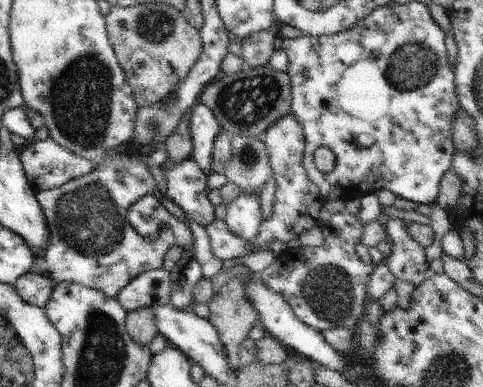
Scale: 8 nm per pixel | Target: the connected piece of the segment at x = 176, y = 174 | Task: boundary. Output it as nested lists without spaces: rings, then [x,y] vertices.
[[[192,154],[183,161],[164,163],[165,196],[172,199],[194,222],[205,228],[212,224],[214,205],[209,201],[208,173],[196,162]]]

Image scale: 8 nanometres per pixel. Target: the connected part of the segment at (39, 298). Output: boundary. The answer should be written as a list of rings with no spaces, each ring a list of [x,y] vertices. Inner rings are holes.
[[[26,273],[13,285],[22,300],[44,309],[57,283],[47,274]]]

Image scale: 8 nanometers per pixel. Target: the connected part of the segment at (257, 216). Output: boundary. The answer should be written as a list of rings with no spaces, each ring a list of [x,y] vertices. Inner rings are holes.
[[[241,192],[232,204],[227,205],[227,214],[224,222],[230,227],[231,232],[241,236],[249,244],[250,239],[255,239],[259,226],[263,221],[261,209],[261,195]]]

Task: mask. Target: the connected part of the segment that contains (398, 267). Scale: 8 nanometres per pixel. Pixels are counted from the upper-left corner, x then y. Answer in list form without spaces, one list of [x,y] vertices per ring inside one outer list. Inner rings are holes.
[[[386,219],[387,239],[392,243],[390,256],[385,259],[395,278],[405,279],[417,287],[430,276],[424,247],[408,230],[408,225],[399,219]]]

